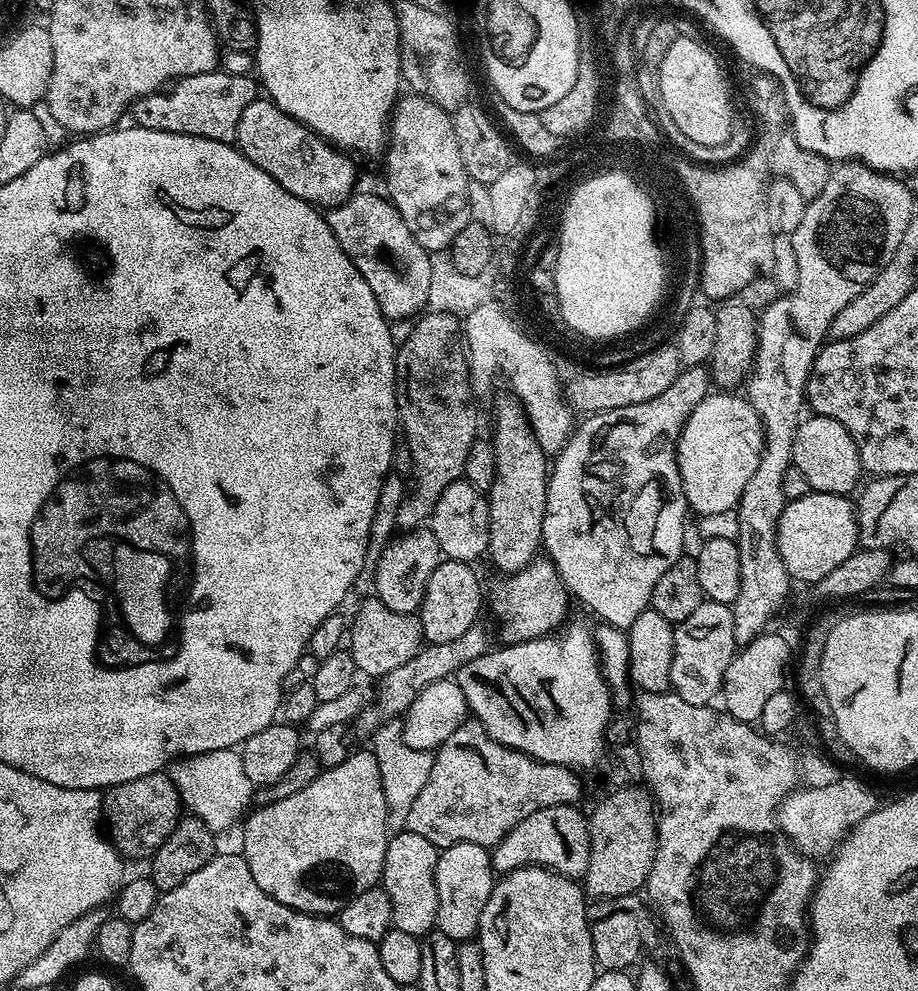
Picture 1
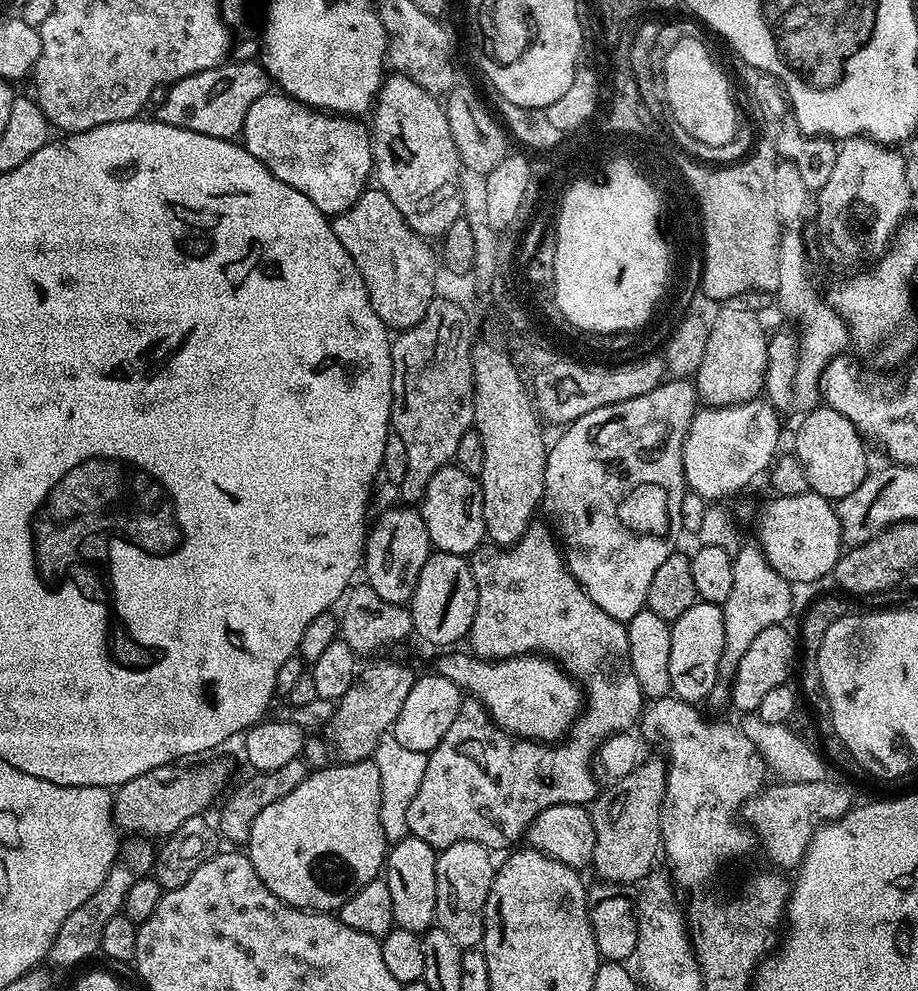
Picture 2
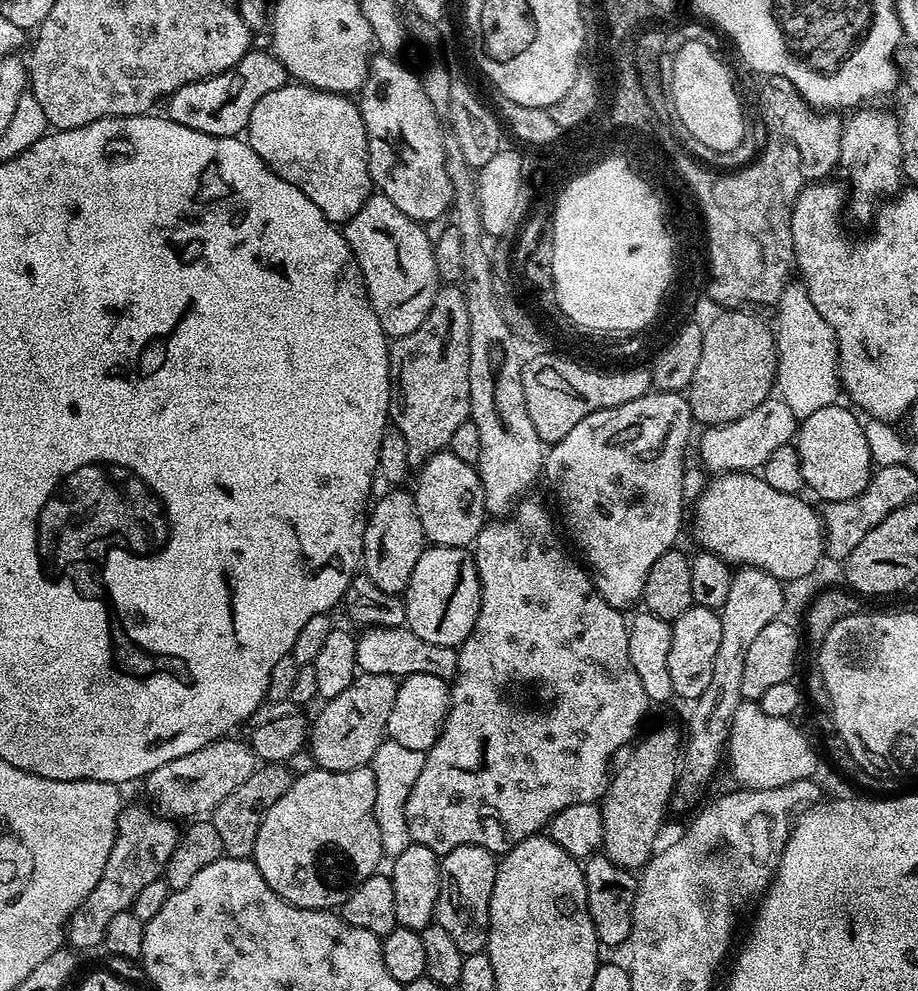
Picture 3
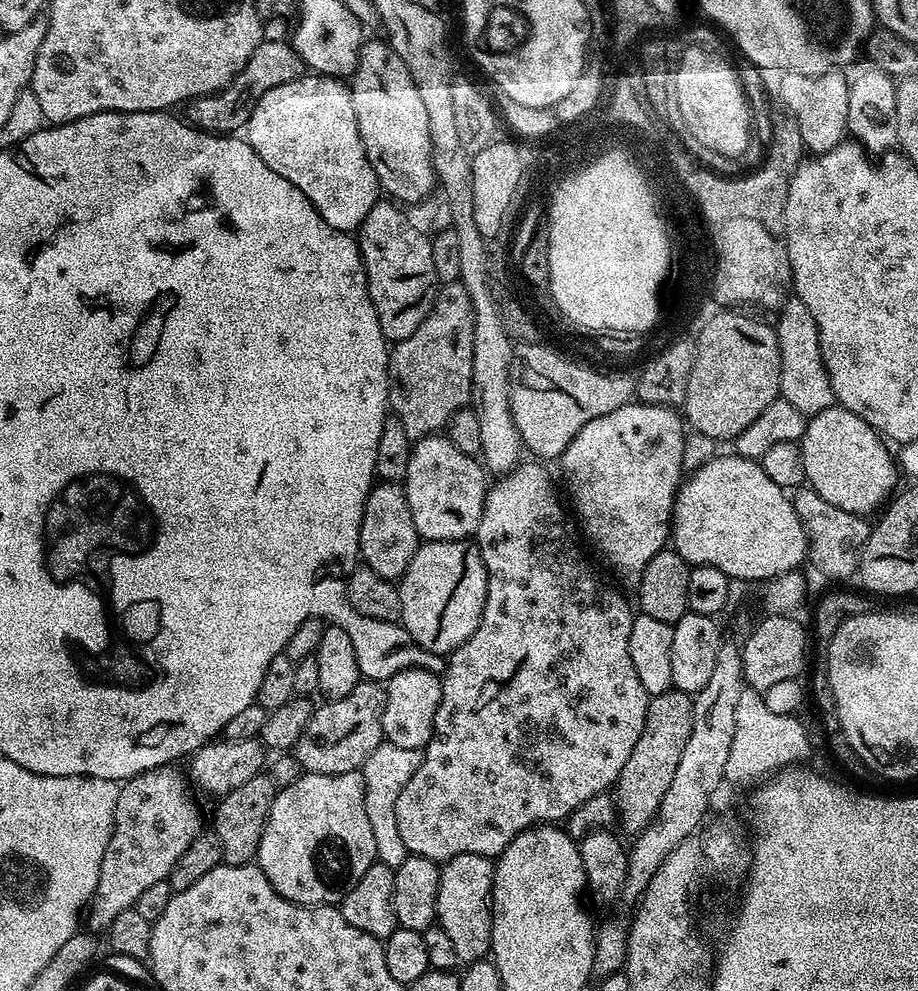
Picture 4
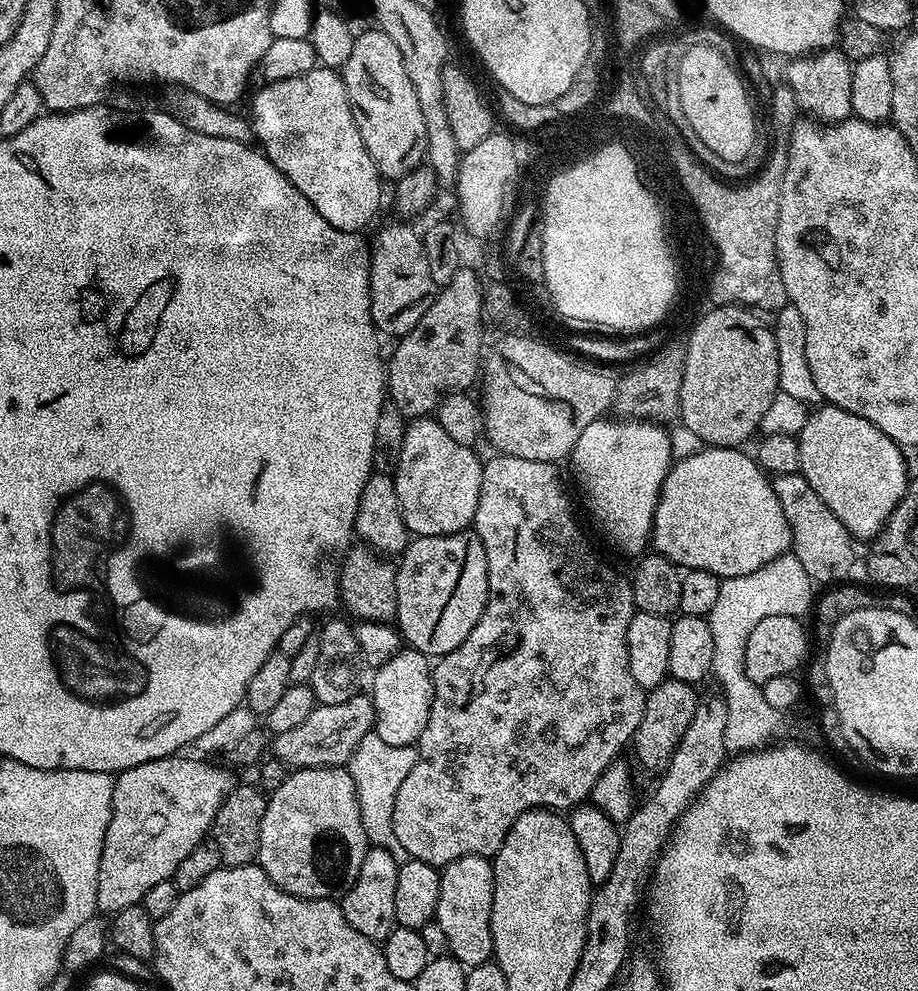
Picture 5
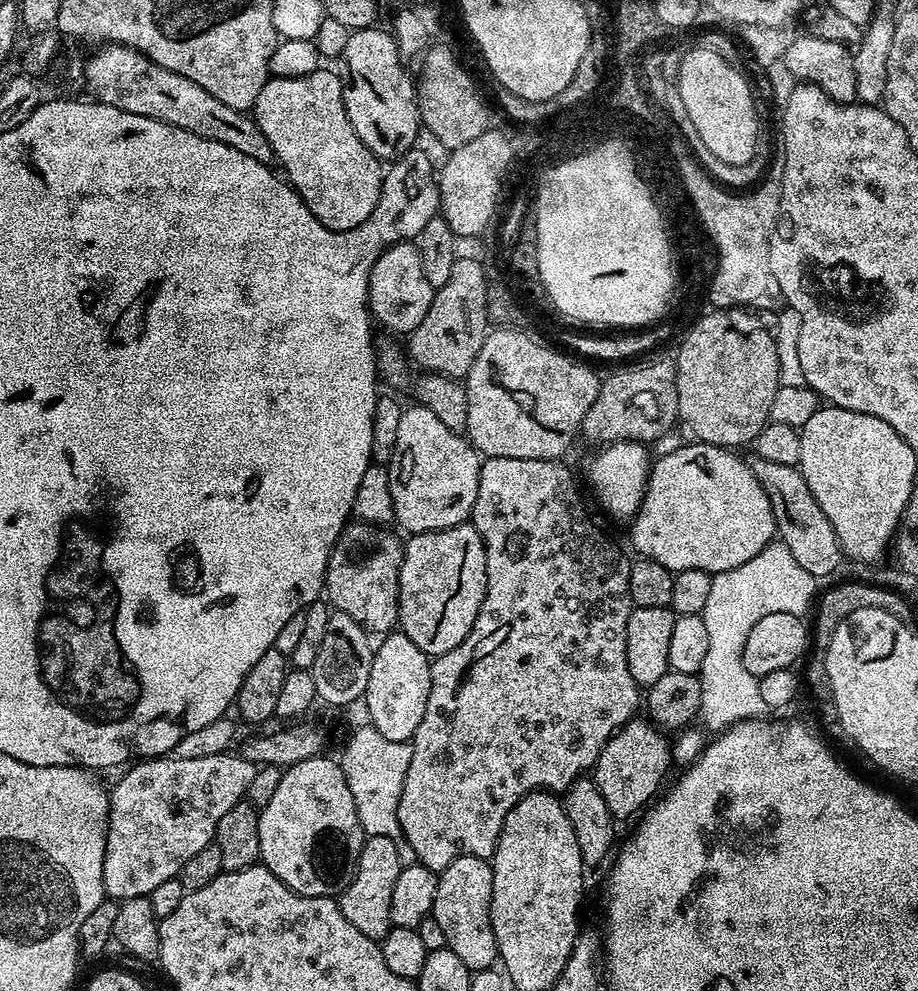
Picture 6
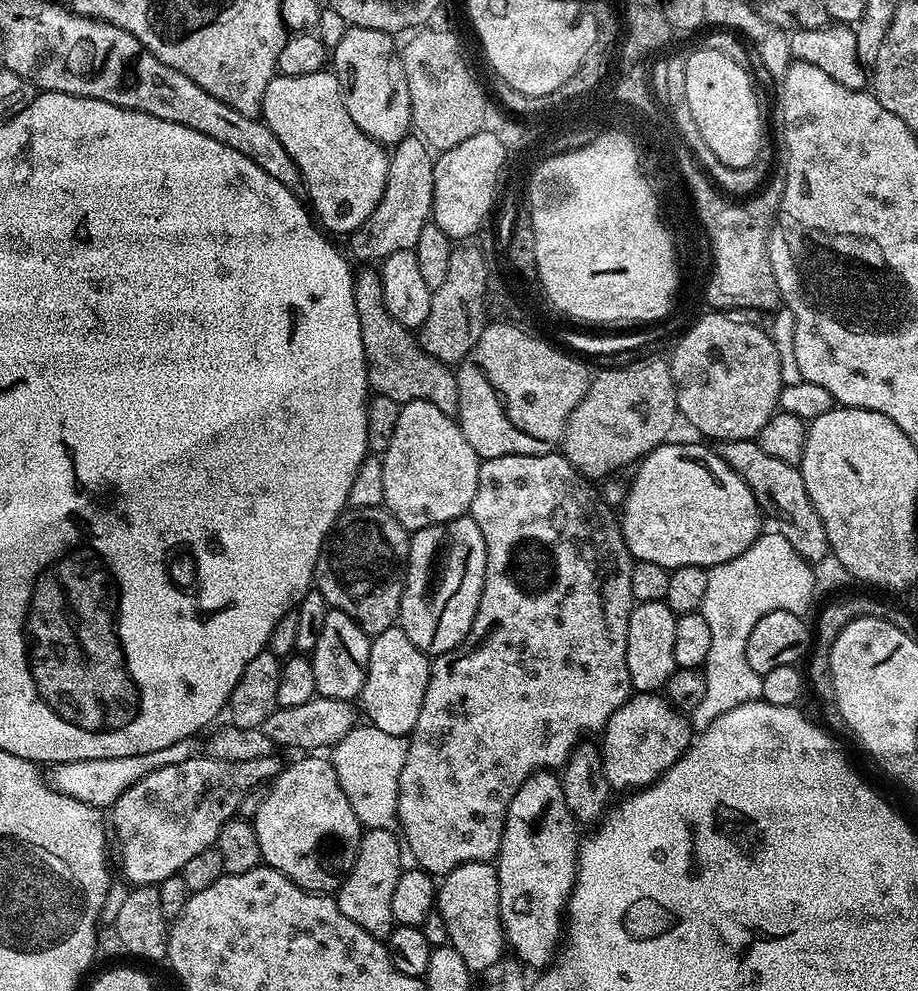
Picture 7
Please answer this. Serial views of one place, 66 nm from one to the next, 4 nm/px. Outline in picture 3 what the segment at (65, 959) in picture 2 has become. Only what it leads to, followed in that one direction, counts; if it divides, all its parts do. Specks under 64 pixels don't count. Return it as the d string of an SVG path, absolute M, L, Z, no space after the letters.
M140 804L121 807L120 822L116 825L114 846L110 858L106 858L106 867L102 869L102 878L98 886L86 894L86 898L76 907L76 912L66 925L66 940L73 949L97 948L104 943L106 926L117 914L129 911L138 898L138 894L148 883L161 879L170 854L178 839L178 828L171 819L165 818L159 811L151 812Z

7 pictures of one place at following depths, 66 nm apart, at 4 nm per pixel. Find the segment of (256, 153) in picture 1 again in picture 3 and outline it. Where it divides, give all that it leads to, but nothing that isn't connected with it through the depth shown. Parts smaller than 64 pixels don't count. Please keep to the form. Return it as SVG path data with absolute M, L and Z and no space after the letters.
M299 82L284 84L266 94L266 98L261 98L258 106L254 106L254 114L250 114L246 129L246 139L258 158L262 158L262 162L266 162L279 176L286 178L286 182L298 186L298 190L302 190L302 194L306 194L306 198L310 198L310 202L322 210L333 226L343 226L350 218L354 218L373 191L372 175L368 169L366 126L362 122L357 101L347 95L323 92Z

